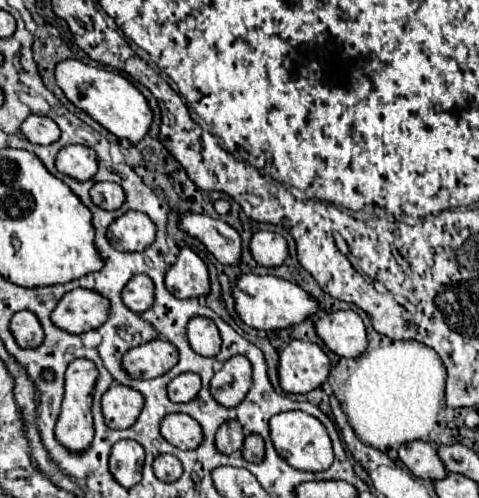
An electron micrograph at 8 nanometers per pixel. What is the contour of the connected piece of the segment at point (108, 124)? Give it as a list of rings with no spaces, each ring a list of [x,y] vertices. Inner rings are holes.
[[[68,59],[68,61],[58,63],[56,83],[76,107],[86,111],[94,121],[98,121],[102,127],[106,127],[116,137],[138,143],[148,135],[152,121],[154,121],[154,113],[146,97],[124,75],[106,71],[102,67],[84,65],[78,59]]]

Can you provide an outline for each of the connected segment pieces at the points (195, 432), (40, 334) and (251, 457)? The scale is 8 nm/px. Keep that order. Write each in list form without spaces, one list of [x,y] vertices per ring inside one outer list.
[[[182,413],[168,415],[162,421],[160,431],[168,443],[172,443],[180,449],[196,449],[204,441],[200,423],[196,419],[192,419],[190,415],[182,415]]]
[[[18,311],[10,321],[10,331],[22,343],[22,347],[38,347],[44,341],[44,331],[38,317],[32,311]]]
[[[248,435],[244,439],[242,457],[250,463],[262,463],[262,459],[264,459],[264,439],[260,435]]]

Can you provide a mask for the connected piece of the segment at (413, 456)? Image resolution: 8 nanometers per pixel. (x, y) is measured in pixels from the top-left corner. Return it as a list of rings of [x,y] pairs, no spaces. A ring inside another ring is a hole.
[[[428,441],[406,443],[406,447],[398,449],[398,457],[420,479],[438,481],[448,475],[444,469],[444,463],[438,457],[436,447]]]

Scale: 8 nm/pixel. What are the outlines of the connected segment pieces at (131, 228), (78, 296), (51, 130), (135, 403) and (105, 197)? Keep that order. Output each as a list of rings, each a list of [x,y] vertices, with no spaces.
[[[128,211],[108,227],[108,239],[118,251],[144,251],[156,241],[156,225],[146,213]]]
[[[74,289],[66,293],[52,313],[54,323],[74,335],[98,329],[110,313],[110,301],[92,289]]]
[[[30,115],[22,123],[22,131],[30,143],[38,143],[38,145],[50,145],[60,139],[58,125],[44,115]]]
[[[114,385],[102,397],[104,421],[112,429],[132,427],[144,407],[144,395],[126,385]]]
[[[96,183],[90,189],[90,197],[98,207],[106,211],[114,211],[126,201],[126,193],[118,183]]]

